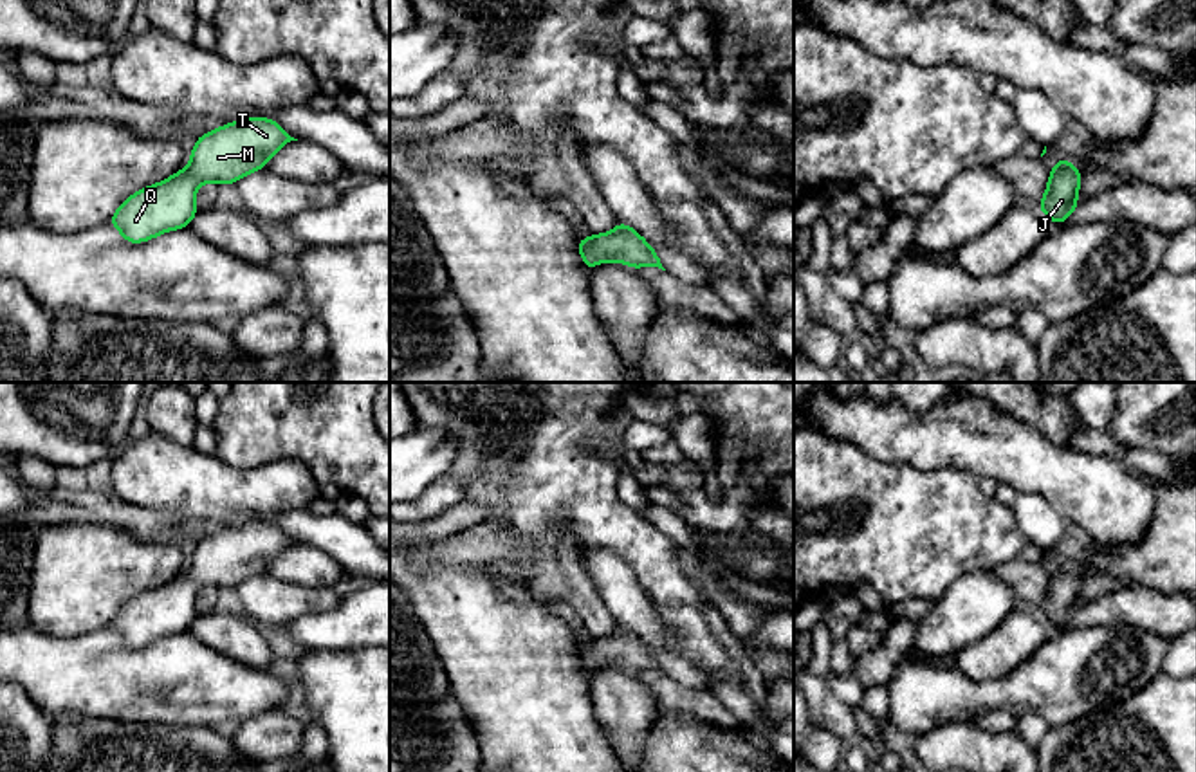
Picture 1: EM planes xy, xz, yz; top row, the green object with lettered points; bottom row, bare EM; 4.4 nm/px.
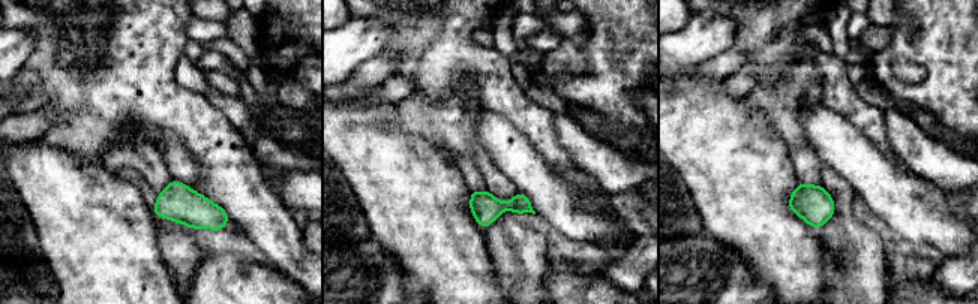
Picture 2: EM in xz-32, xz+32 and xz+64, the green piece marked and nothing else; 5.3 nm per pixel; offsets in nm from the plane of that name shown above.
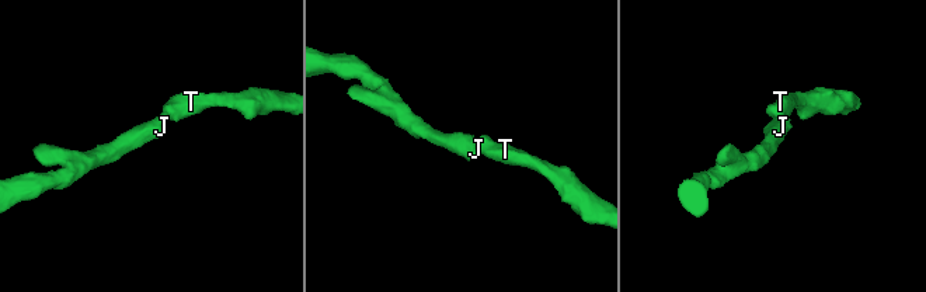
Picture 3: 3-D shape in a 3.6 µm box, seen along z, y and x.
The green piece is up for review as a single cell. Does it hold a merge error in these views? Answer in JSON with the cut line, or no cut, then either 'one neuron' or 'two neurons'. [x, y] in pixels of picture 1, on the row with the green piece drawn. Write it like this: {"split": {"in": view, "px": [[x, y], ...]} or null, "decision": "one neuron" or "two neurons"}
{"split": null, "decision": "one neuron"}

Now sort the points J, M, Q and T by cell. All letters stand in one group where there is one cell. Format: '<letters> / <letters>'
J M Q T

